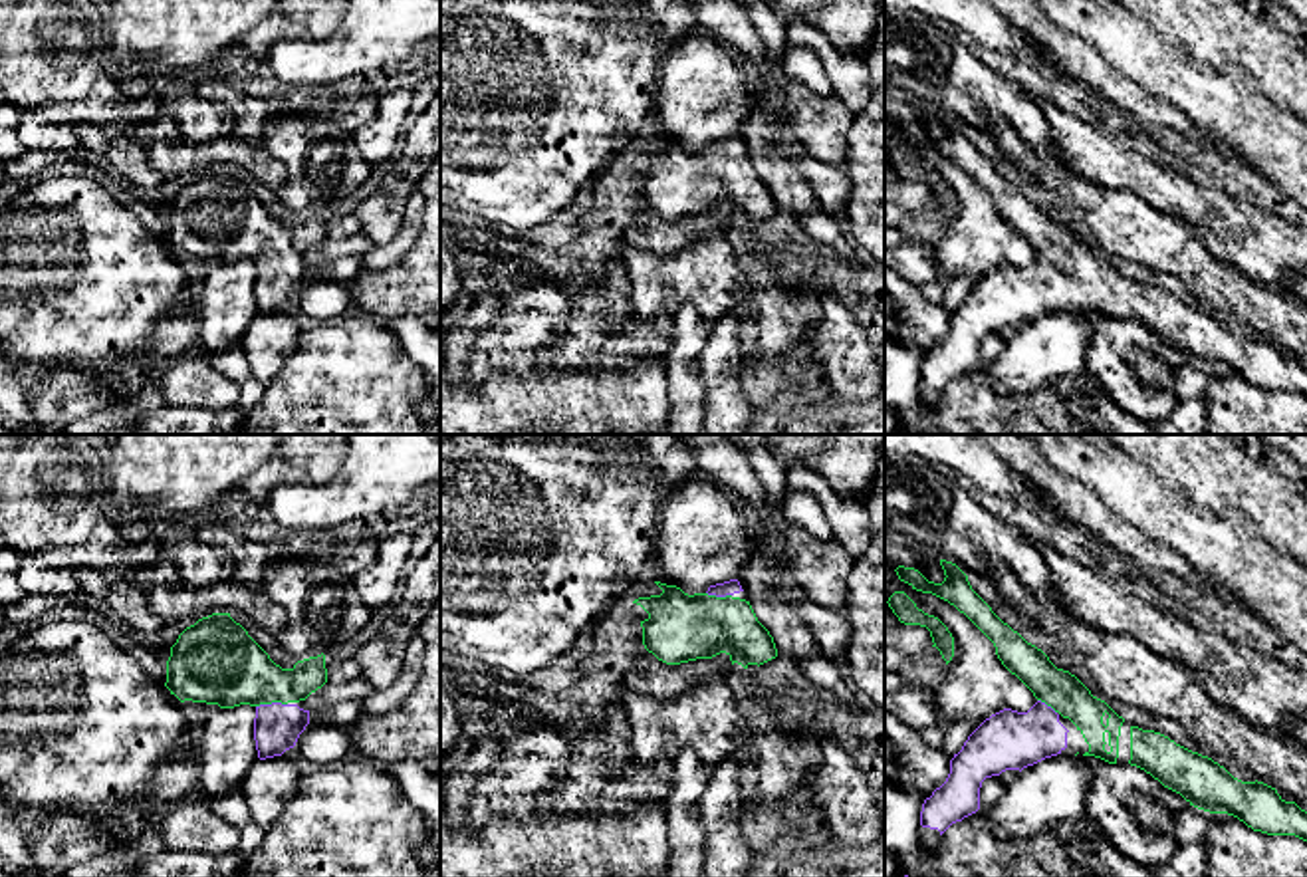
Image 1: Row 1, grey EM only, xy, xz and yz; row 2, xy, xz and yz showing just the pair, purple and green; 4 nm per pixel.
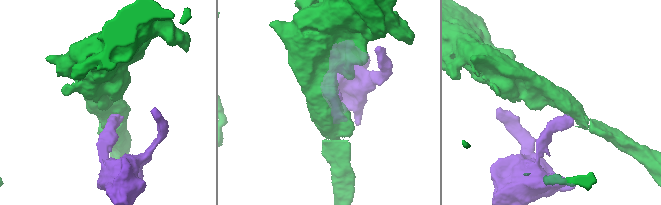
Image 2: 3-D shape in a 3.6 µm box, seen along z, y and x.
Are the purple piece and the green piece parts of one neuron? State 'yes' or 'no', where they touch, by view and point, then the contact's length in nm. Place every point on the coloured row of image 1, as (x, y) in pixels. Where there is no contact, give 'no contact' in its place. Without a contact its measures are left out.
yes | xy (272, 703) | 130 nm

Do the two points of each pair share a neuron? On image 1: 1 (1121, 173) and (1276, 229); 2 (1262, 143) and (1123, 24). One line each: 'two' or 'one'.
1: one
2: one

